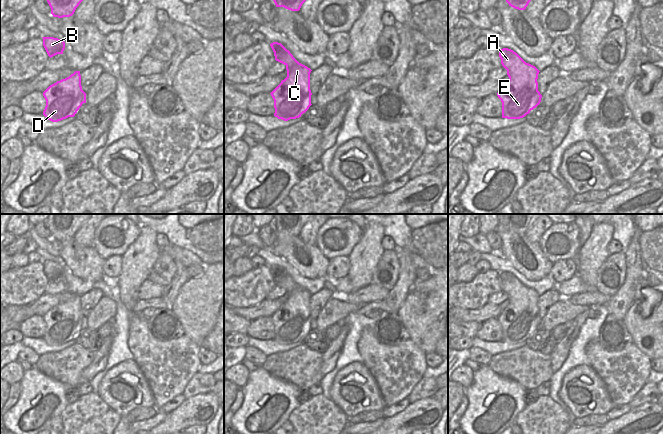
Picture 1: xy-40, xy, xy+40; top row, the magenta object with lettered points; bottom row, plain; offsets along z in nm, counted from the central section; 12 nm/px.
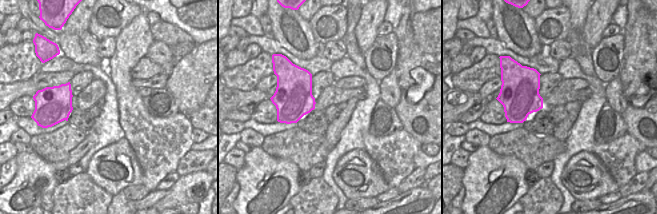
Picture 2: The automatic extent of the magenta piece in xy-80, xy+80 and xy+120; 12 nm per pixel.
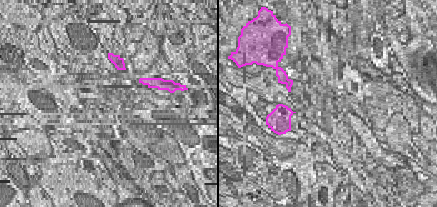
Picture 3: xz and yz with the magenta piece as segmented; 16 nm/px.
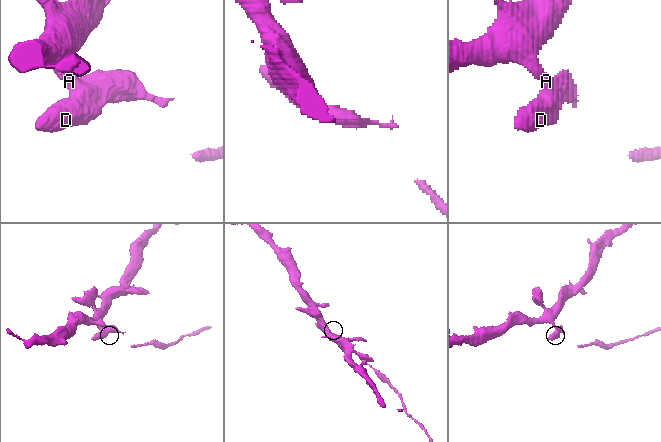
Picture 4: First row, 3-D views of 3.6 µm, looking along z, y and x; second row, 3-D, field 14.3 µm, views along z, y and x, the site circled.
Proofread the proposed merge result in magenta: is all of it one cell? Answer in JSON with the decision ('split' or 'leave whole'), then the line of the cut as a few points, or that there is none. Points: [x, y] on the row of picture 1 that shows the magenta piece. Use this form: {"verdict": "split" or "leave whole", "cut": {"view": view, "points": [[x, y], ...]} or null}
{"verdict": "split", "cut": {"view": "xy", "points": [[285, 48], [280, 48], [274, 54]]}}

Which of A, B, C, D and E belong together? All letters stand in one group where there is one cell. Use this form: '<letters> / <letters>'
A C D E / B

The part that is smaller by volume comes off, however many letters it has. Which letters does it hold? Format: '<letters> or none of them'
A, C, D, E

